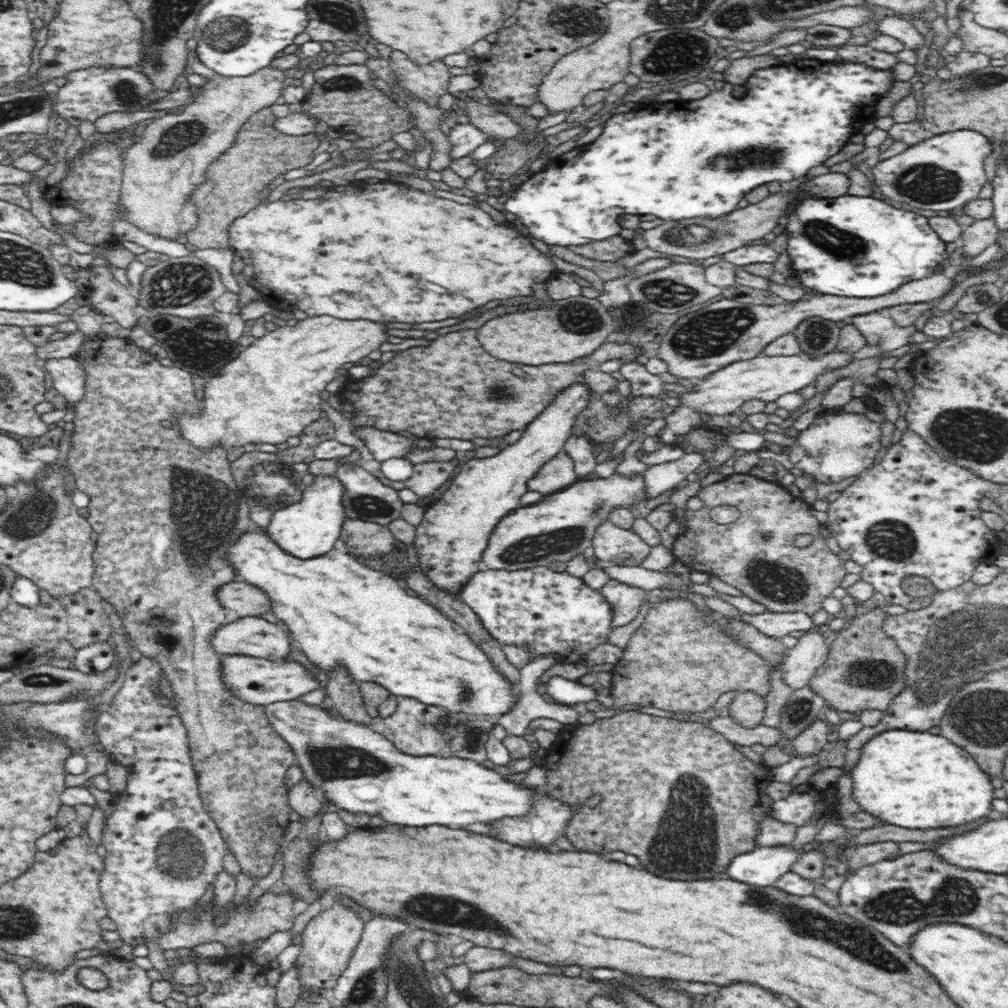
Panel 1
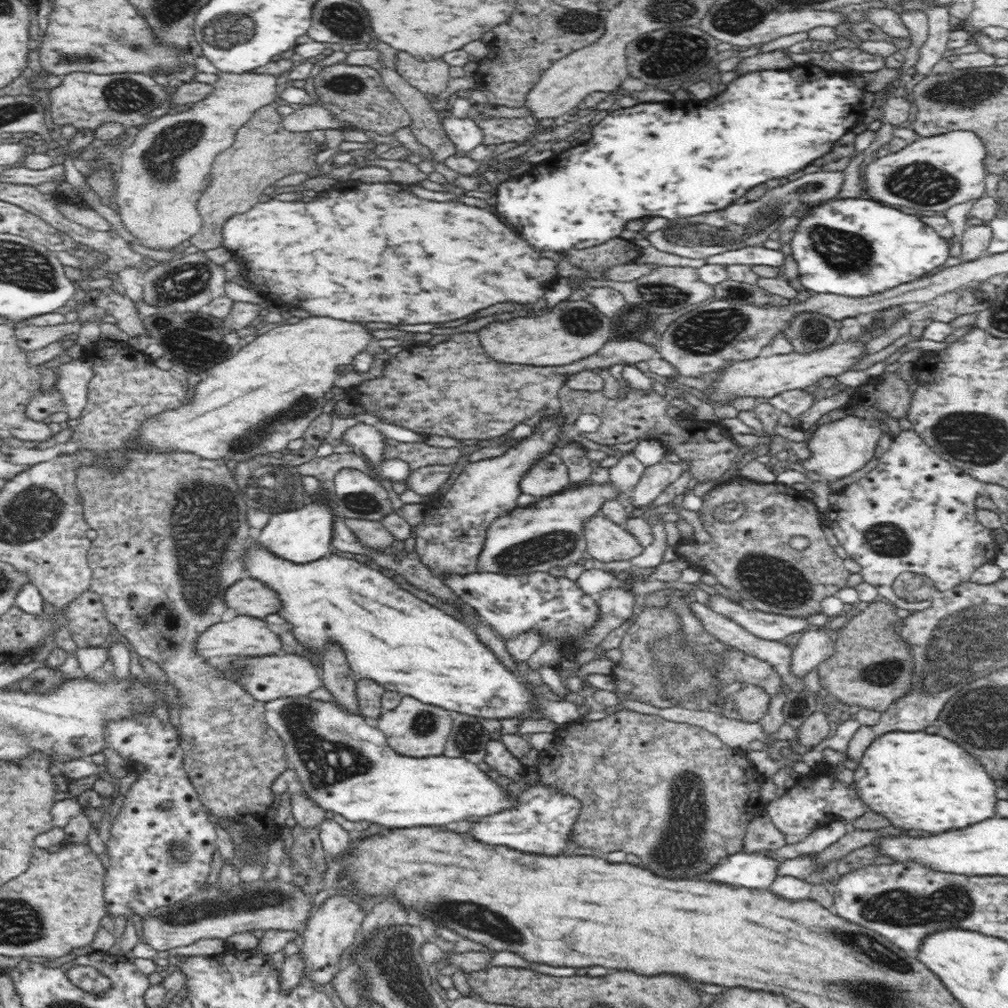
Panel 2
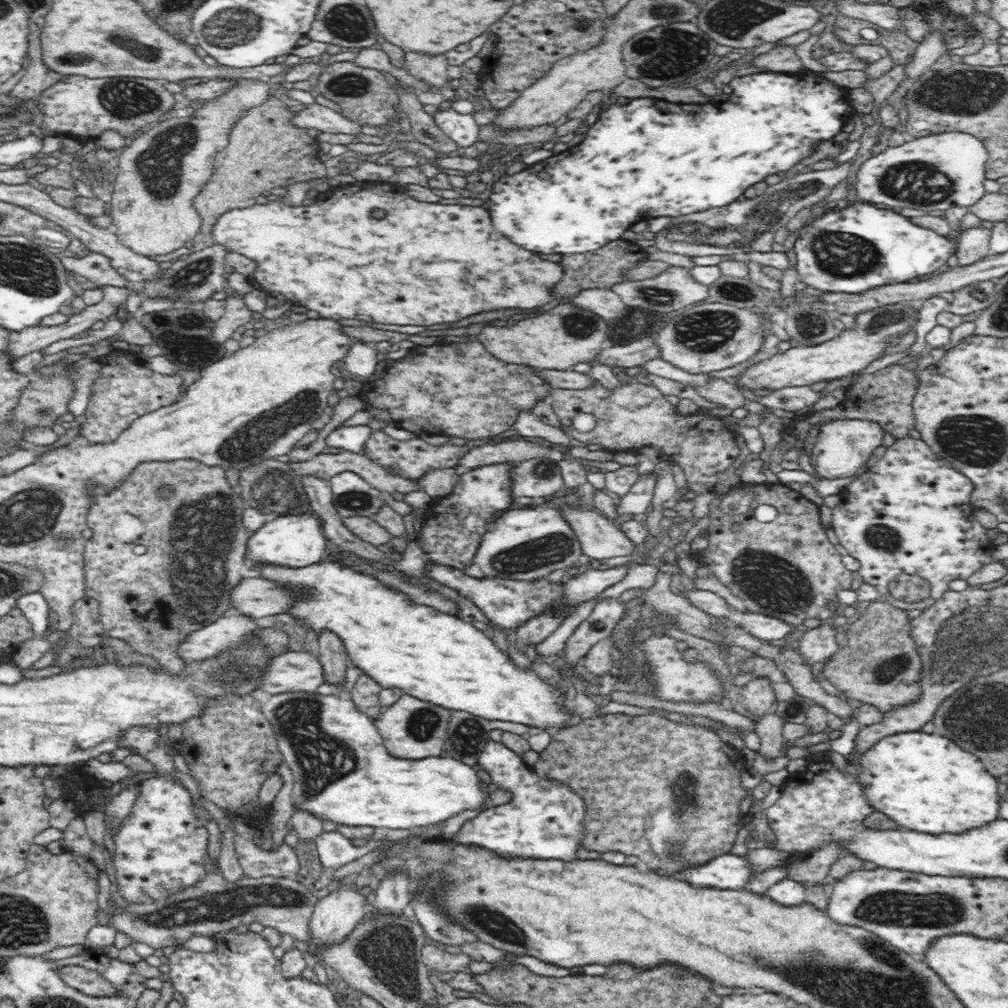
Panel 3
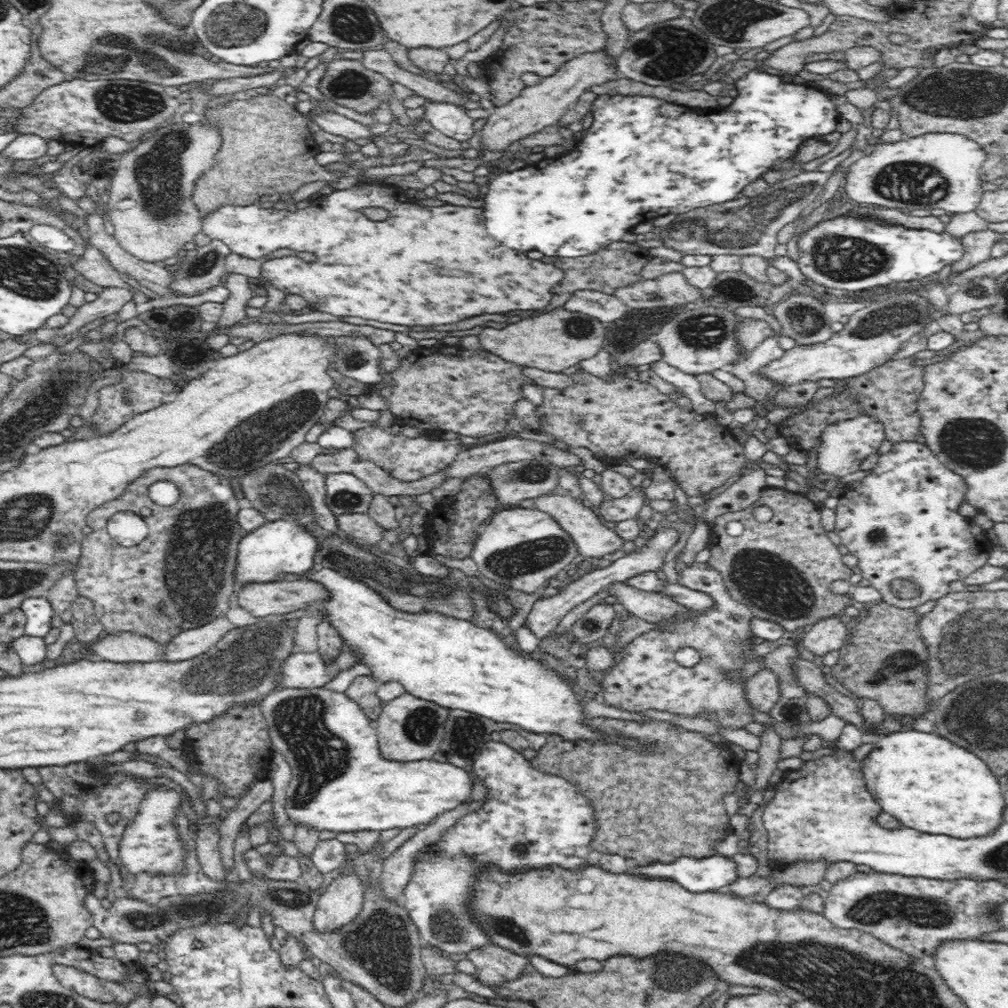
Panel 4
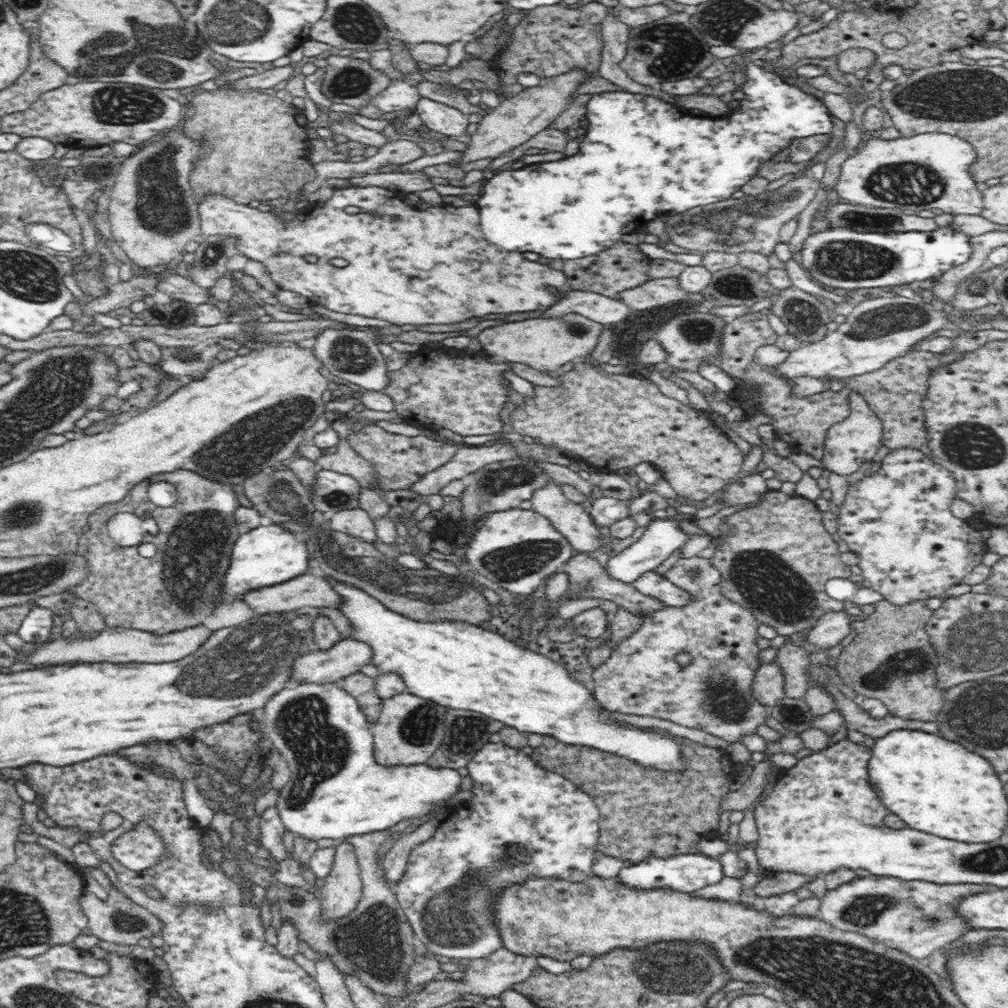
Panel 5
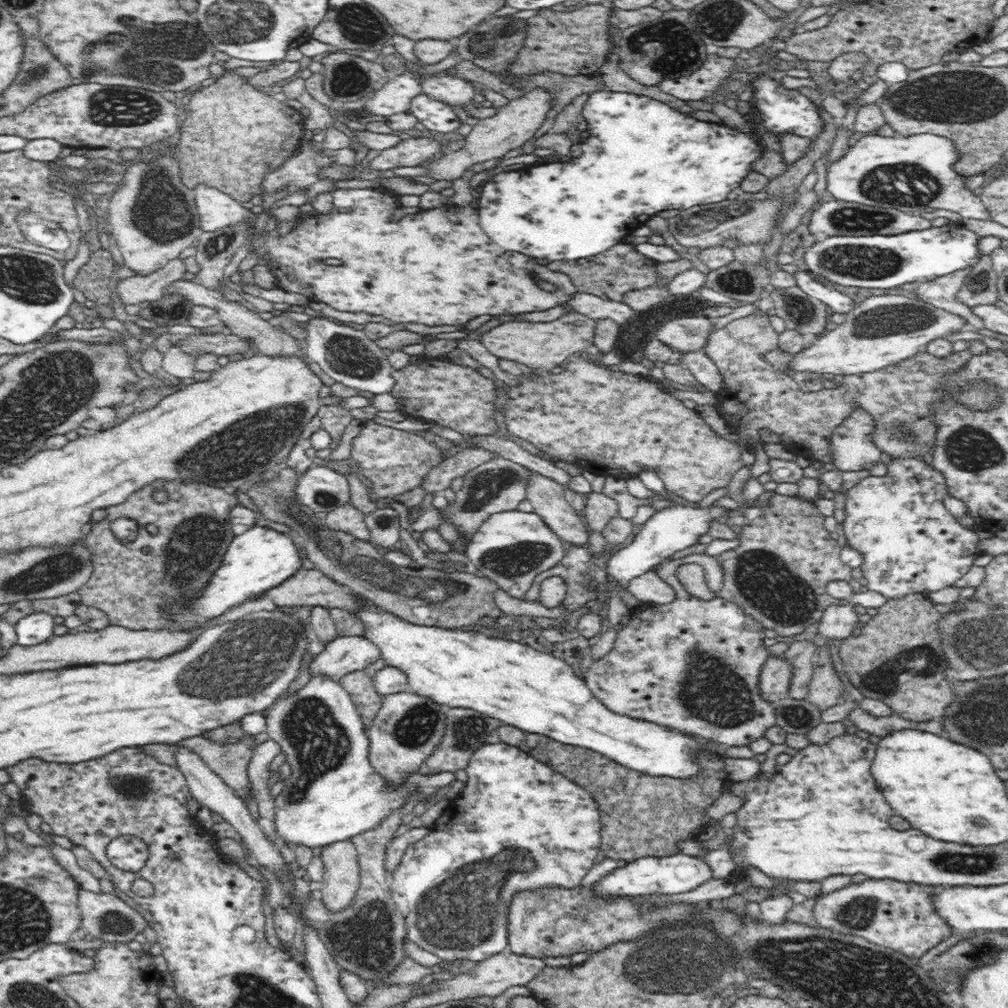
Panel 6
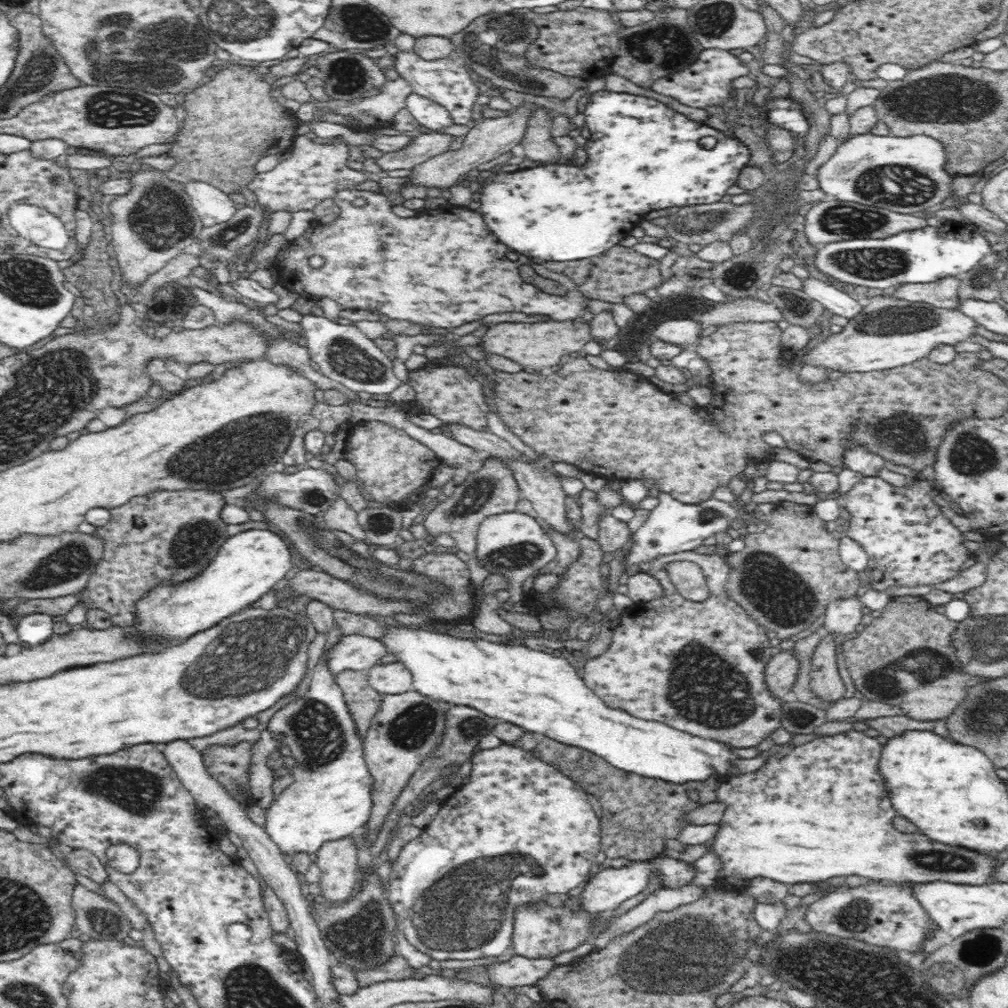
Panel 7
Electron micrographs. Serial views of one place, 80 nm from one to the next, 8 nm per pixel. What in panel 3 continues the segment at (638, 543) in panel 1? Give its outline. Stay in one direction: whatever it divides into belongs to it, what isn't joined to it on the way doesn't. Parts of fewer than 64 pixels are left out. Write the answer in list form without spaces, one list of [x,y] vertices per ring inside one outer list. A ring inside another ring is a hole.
[[[563,508],[566,521],[582,545],[582,553],[603,563],[640,552],[636,544],[604,515],[585,508]]]

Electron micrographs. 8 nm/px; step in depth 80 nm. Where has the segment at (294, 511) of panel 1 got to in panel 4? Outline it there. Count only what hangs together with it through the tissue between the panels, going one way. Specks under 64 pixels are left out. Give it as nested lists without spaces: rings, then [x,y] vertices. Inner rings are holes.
[[[279,519],[268,521],[250,531],[238,546],[236,578],[240,582],[271,583],[285,580],[288,575],[300,575],[314,566],[319,543],[306,523]]]

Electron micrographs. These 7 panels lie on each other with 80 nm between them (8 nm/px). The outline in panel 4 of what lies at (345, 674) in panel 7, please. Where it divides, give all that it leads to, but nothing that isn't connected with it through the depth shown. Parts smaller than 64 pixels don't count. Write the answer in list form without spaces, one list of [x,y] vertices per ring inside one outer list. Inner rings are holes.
[[[361,675],[357,676],[345,691],[346,695],[360,705],[371,721],[376,720],[383,709],[382,702],[377,695],[379,683],[372,676]]]

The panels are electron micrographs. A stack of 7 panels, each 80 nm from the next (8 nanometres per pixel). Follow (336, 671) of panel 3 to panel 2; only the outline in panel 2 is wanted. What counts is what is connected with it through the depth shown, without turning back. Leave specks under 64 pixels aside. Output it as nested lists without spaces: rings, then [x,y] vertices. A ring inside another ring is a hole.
[[[330,645],[322,659],[321,679],[332,699],[339,701],[349,713],[360,713],[357,702],[356,681],[344,651],[338,645]]]

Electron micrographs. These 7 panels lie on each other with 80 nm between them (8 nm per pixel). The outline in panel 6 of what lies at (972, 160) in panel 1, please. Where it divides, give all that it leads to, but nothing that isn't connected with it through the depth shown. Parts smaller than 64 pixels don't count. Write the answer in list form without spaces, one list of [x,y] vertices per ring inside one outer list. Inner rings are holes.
[[[876,133],[864,134],[844,158],[827,168],[827,192],[839,201],[866,206],[890,208],[892,204],[914,216],[920,212],[928,212],[930,216],[935,210],[952,210],[965,219],[990,219],[981,198],[966,186],[966,177],[955,171],[958,159],[958,149],[944,136],[923,133],[884,138]]]

